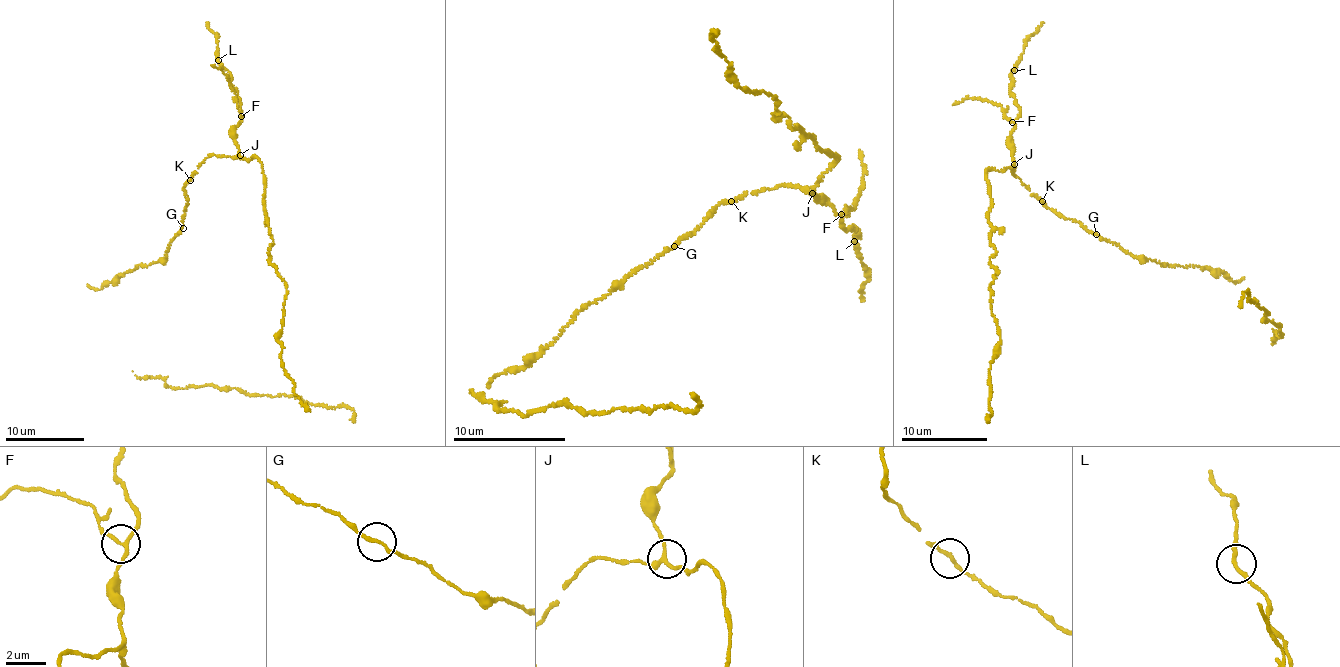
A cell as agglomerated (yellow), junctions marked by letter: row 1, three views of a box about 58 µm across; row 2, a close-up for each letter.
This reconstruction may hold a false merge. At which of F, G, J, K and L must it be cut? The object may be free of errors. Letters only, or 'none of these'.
F

